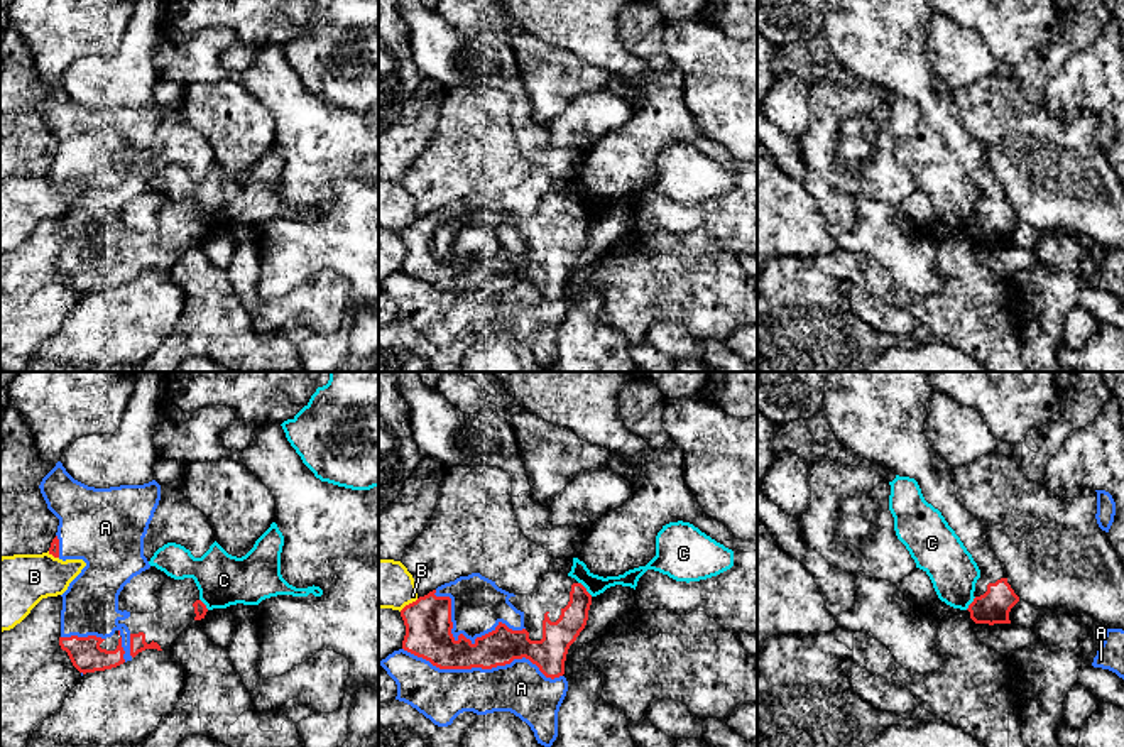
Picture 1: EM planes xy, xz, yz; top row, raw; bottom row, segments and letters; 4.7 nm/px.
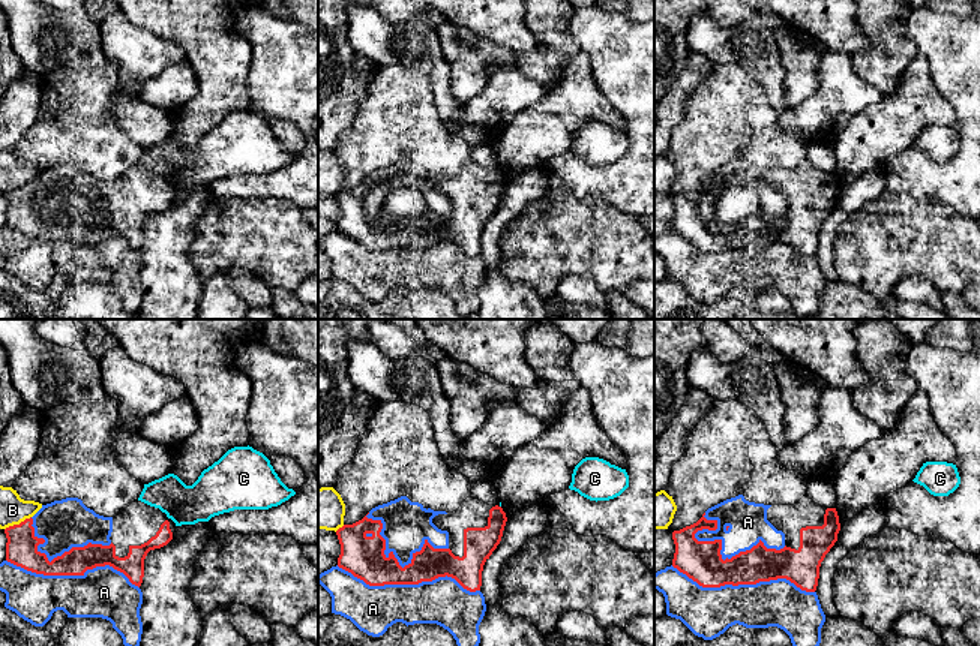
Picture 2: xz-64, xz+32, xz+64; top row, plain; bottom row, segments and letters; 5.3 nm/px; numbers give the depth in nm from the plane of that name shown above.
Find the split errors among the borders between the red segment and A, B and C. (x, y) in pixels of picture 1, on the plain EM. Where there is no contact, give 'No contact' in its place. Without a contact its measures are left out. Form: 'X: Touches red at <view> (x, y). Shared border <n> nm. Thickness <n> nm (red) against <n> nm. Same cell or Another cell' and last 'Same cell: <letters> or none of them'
A: Touches red at xz (482, 289). Shared border 750 nm. Thickness 180 nm (red) against 240 nm. Another cell
B: Touches red at xz (409, 225). Shared border 110 nm. Thickness 220 nm (red) against 240 nm. Another cell
C: Touches red at xz (585, 210). Shared border 100 nm. Thickness 140 nm (red) against 90 nm. Another cell
Same cell: none of them

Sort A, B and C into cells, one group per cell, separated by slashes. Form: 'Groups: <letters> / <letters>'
Groups: A / B C

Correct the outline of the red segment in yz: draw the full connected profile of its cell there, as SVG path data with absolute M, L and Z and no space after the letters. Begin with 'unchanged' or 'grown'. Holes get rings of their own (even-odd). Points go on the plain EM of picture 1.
grown; M825 0L823 34L837 61L852 74L899 98L914 100L928 125L941 134L980 191L974 223L967 235L975 245L1011 245L1009 233L1019 223L1002 186L989 167L982 144L958 122L948 86L928 64L925 42L935 10L930 0Z

